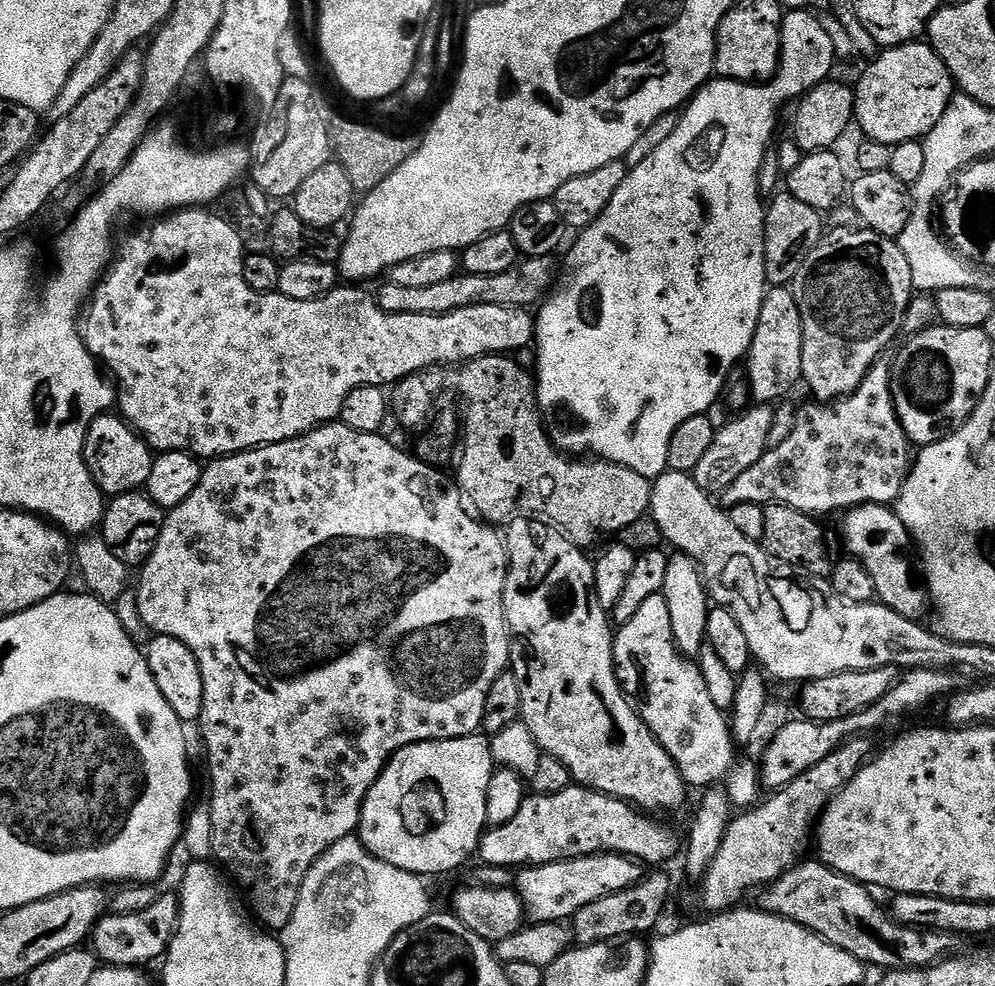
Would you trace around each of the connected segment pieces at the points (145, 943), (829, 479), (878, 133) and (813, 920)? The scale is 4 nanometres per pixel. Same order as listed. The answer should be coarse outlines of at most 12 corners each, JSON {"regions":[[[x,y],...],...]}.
{"regions":[[[175,895],[150,910],[105,914],[90,937],[97,961],[140,968],[167,953],[180,920]],[[889,361],[801,403],[794,431],[722,493],[825,518],[895,505],[910,445]],[[927,42],[885,48],[854,84],[855,123],[923,141],[957,91]],[[819,858],[759,889],[780,916],[887,970],[930,968],[952,933],[908,928]]]}

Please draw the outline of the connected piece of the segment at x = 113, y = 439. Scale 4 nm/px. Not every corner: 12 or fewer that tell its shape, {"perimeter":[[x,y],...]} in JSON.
{"perimeter":[[116,414],[99,416],[84,461],[105,497],[141,491],[154,453]]}

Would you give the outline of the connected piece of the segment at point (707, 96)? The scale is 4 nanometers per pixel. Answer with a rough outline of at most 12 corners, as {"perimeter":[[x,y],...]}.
{"perimeter":[[838,64],[713,78],[535,317],[553,444],[655,478],[764,293],[780,107]]}

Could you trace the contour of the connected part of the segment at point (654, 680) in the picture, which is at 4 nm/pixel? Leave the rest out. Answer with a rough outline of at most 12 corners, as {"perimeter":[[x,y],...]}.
{"perimeter":[[663,594],[619,625],[616,676],[684,783],[724,782],[738,745]]}

